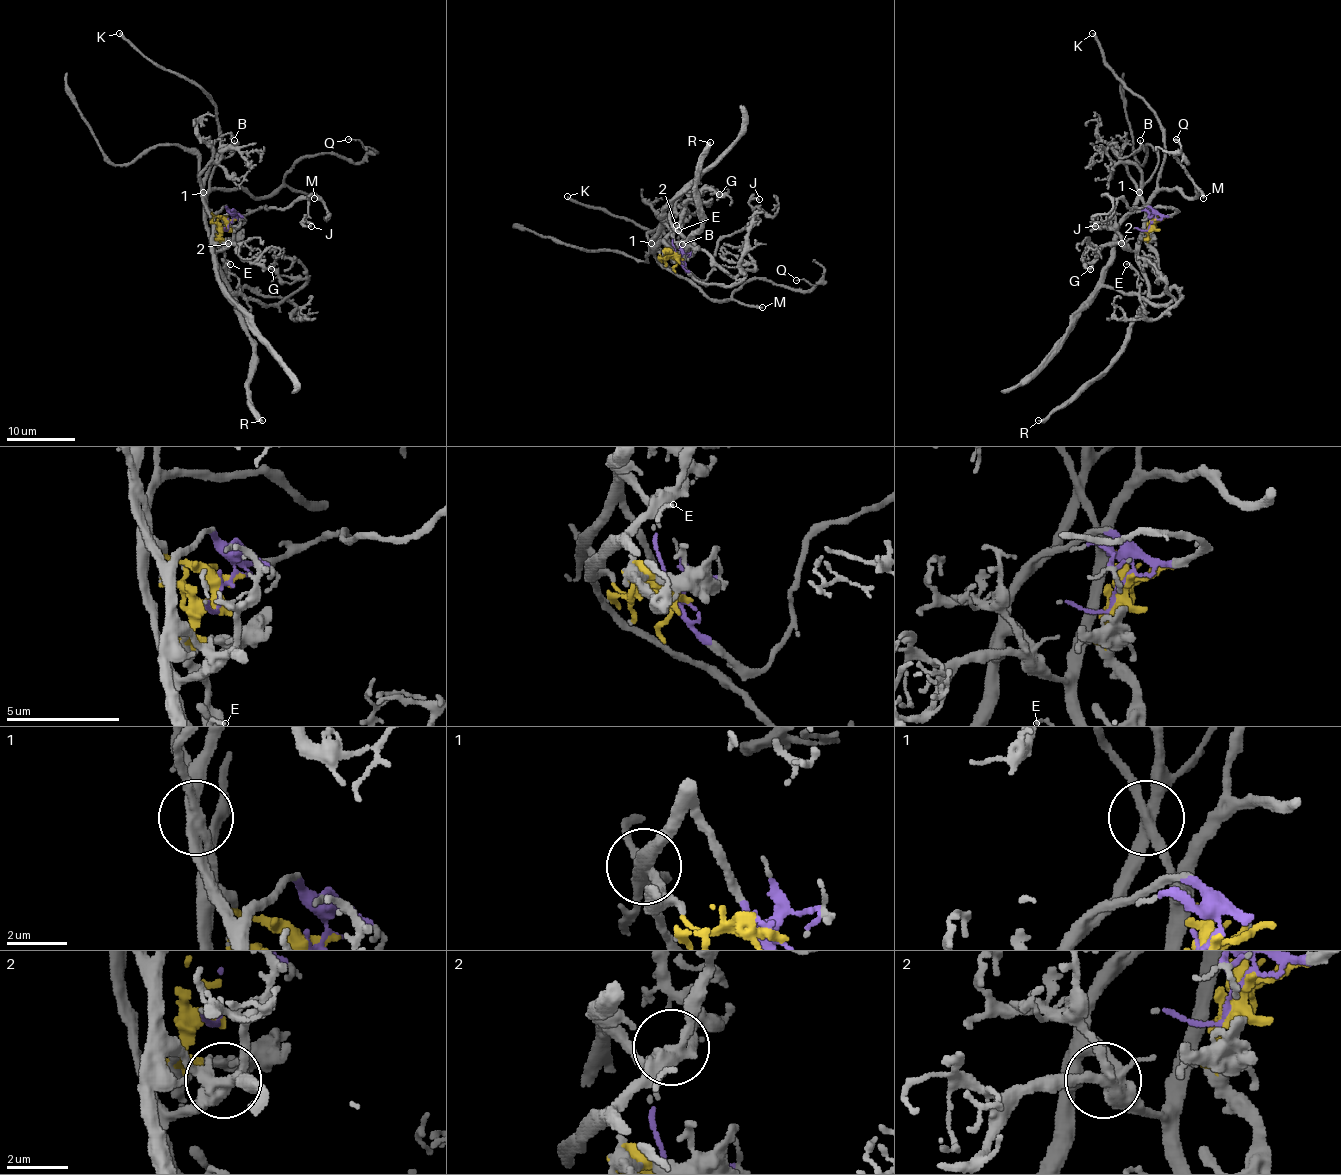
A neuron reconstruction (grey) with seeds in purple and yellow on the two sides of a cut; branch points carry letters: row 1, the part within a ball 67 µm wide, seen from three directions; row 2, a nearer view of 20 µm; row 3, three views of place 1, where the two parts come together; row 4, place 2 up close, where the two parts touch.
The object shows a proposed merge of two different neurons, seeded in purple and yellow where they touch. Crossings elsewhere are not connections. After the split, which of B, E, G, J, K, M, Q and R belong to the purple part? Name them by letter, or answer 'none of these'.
B, G, J

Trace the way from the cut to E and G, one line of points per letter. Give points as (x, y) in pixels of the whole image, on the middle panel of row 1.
E: (676, 255), (664, 258), (654, 249), (663, 243), (670, 249), (680, 251), (689, 243), (673, 237), (678, 230)
G: (676, 255), (680, 258), (663, 230), (663, 222), (671, 227), (678, 224), (690, 198), (704, 189), (720, 194)

